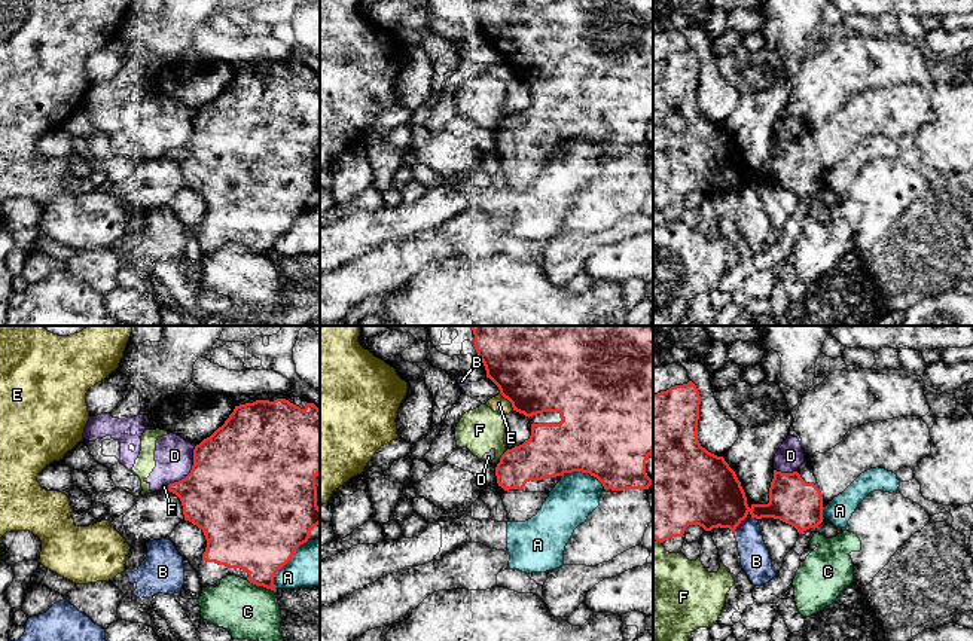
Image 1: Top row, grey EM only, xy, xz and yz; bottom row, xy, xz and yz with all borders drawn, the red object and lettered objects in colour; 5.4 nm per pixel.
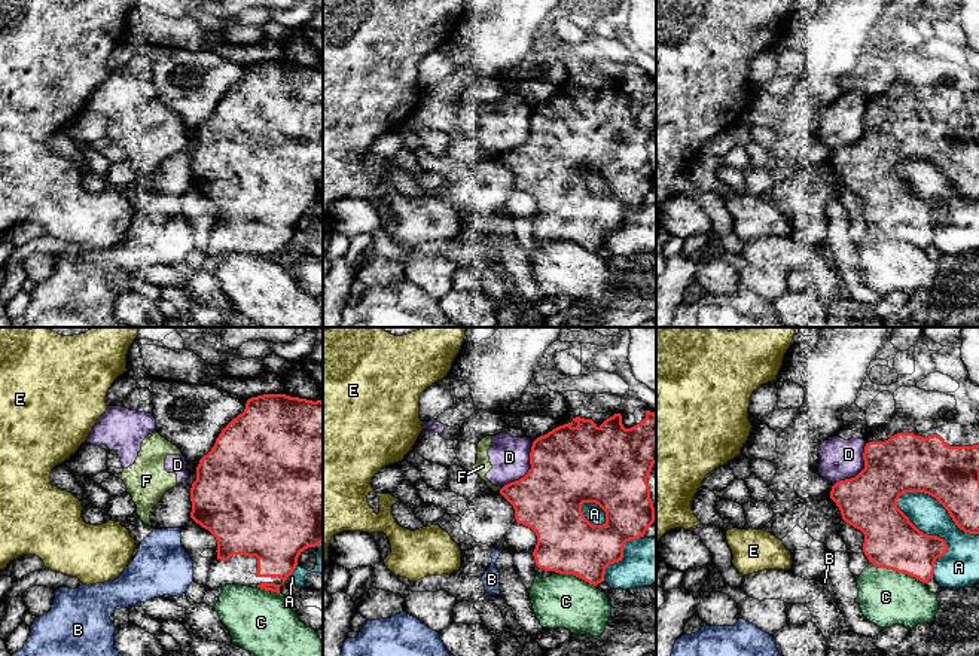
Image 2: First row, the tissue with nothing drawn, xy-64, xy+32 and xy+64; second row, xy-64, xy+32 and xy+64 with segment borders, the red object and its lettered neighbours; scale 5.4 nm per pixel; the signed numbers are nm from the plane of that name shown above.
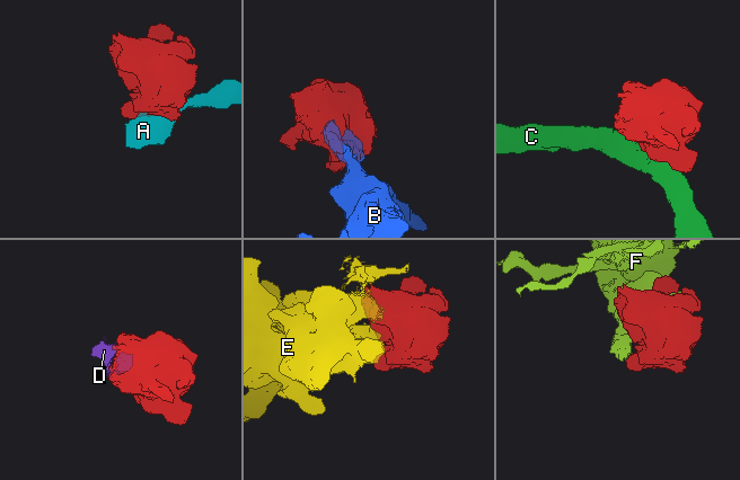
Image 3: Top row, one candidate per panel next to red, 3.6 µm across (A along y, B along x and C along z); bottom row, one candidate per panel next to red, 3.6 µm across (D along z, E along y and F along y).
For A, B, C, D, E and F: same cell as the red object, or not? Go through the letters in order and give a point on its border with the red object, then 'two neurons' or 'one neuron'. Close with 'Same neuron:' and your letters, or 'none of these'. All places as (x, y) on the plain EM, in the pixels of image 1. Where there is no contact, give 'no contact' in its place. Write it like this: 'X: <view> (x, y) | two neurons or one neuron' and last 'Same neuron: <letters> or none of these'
A: xy (286, 229) | two neurons
B: yz (738, 191) | two neurons
C: xy (261, 252) | two neurons
D: xy (191, 137) | two neurons
E: xz (509, 67) | two neurons
F: xz (503, 121) | two neurons
Same neuron: none of these

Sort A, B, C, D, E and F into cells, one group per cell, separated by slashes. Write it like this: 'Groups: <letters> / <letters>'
Groups: A / B / C / D F / E

